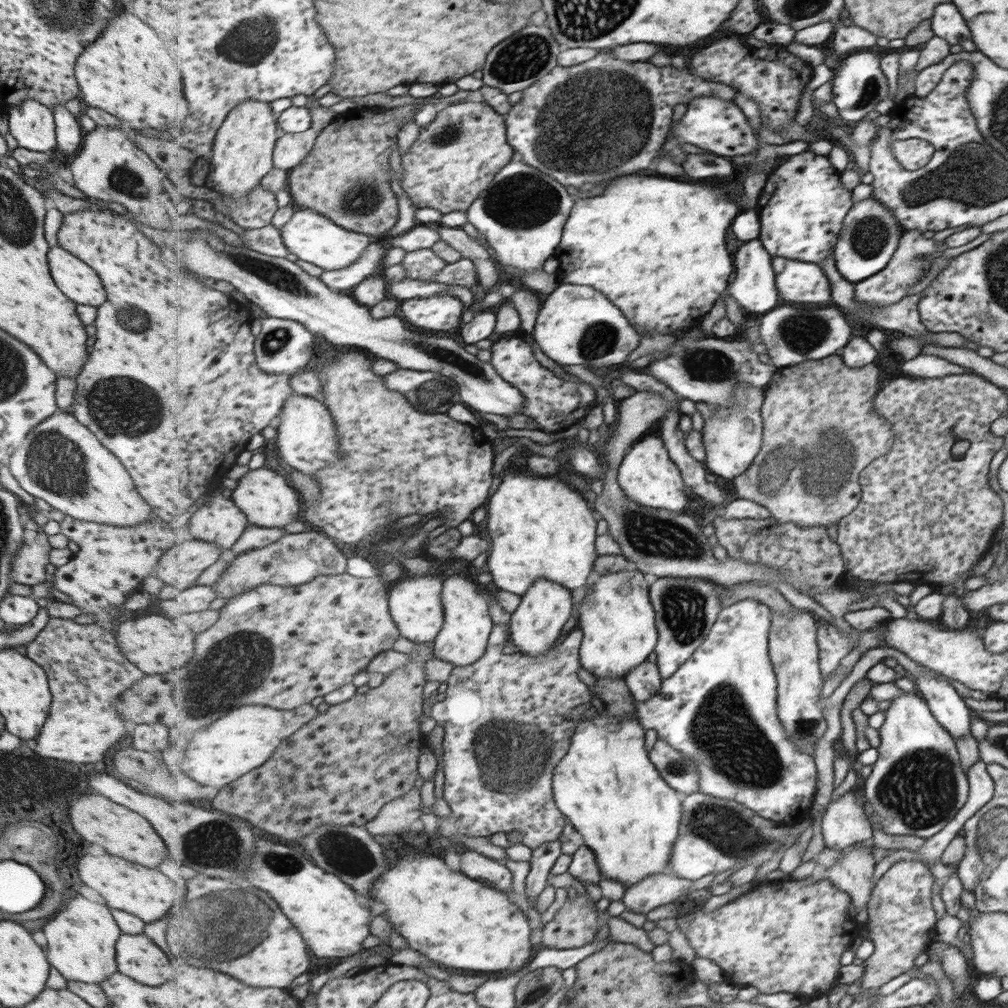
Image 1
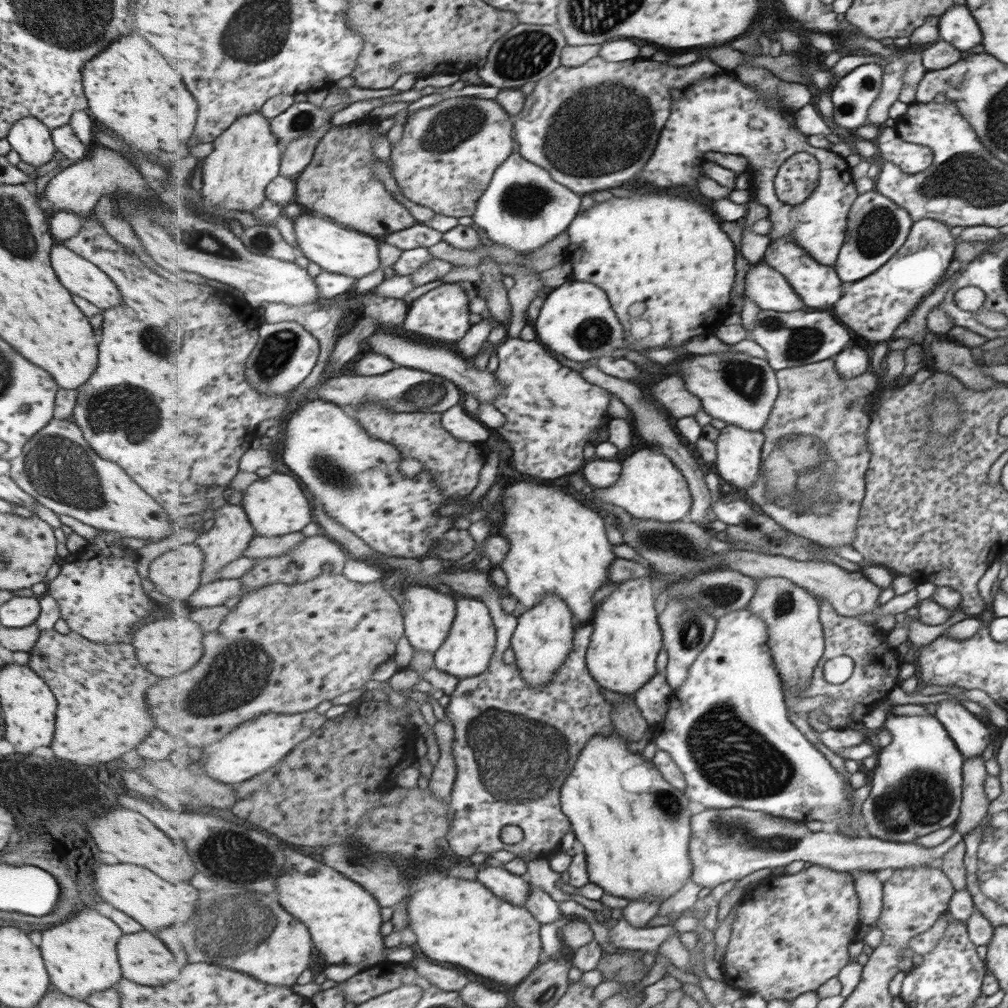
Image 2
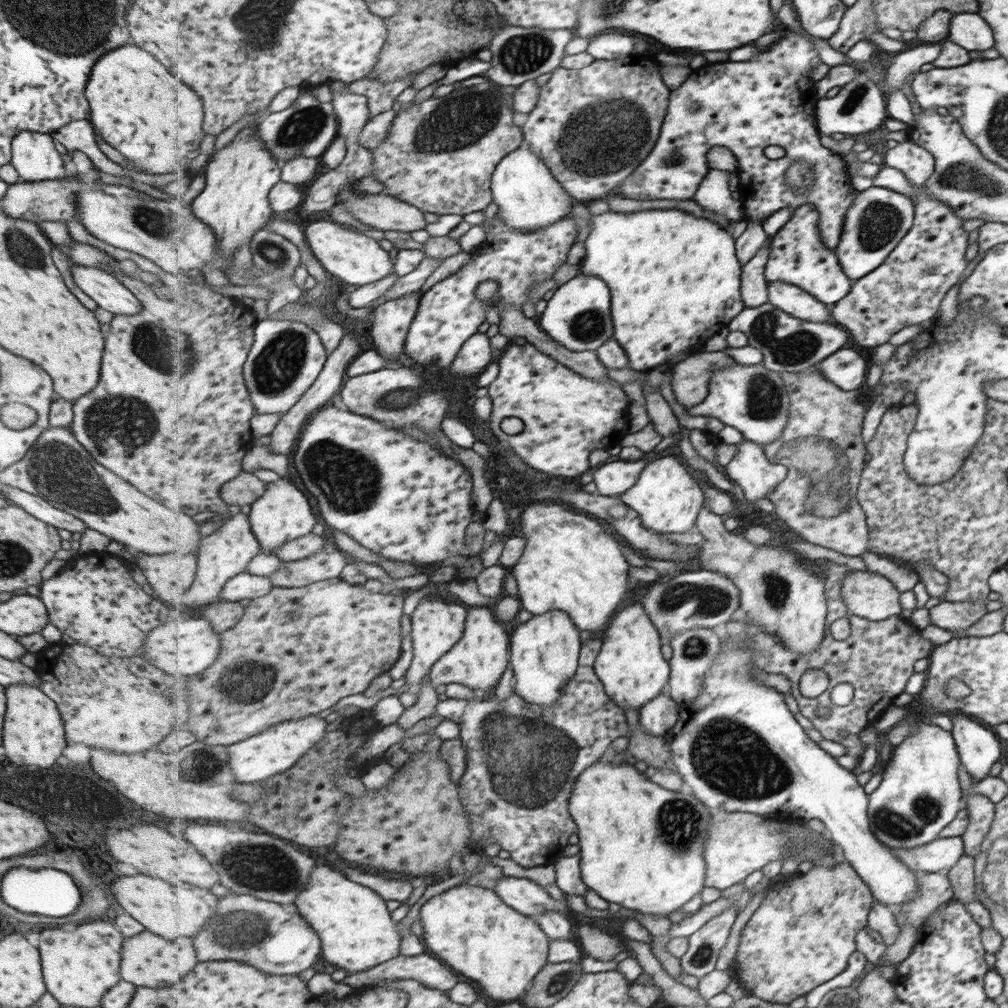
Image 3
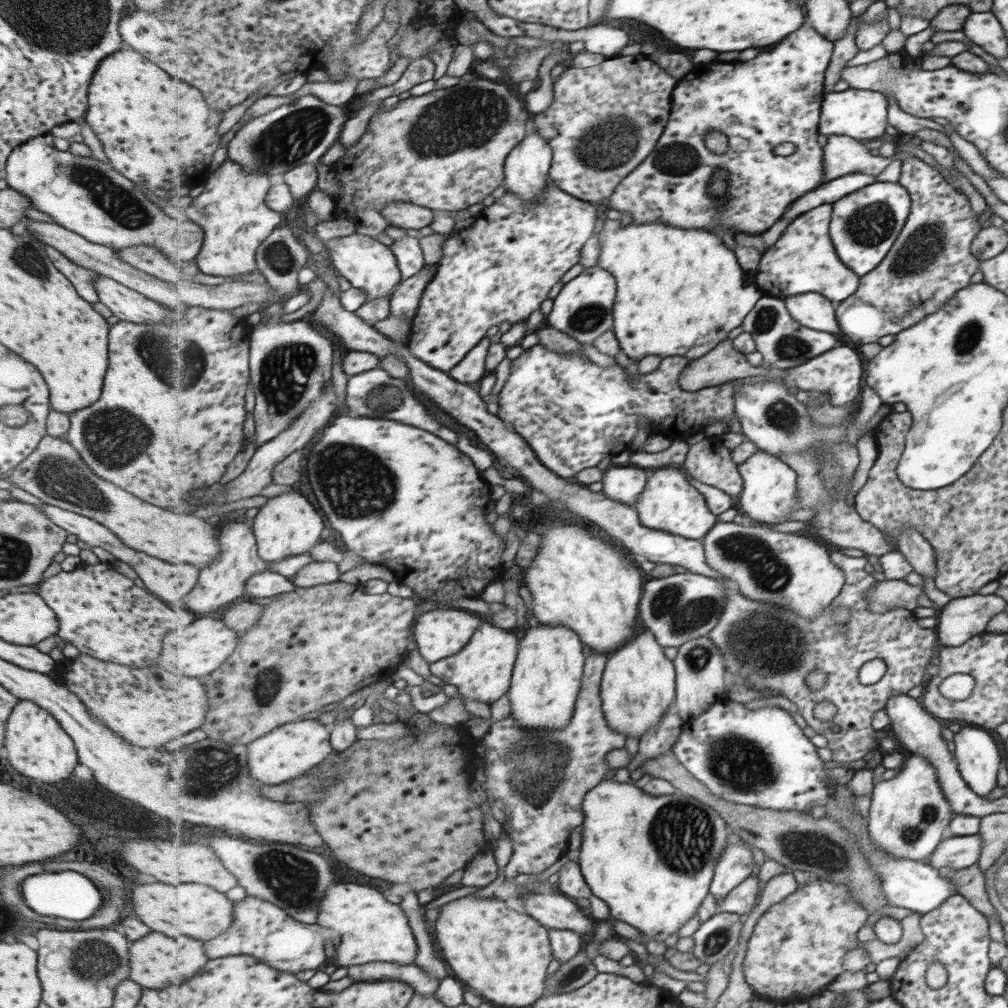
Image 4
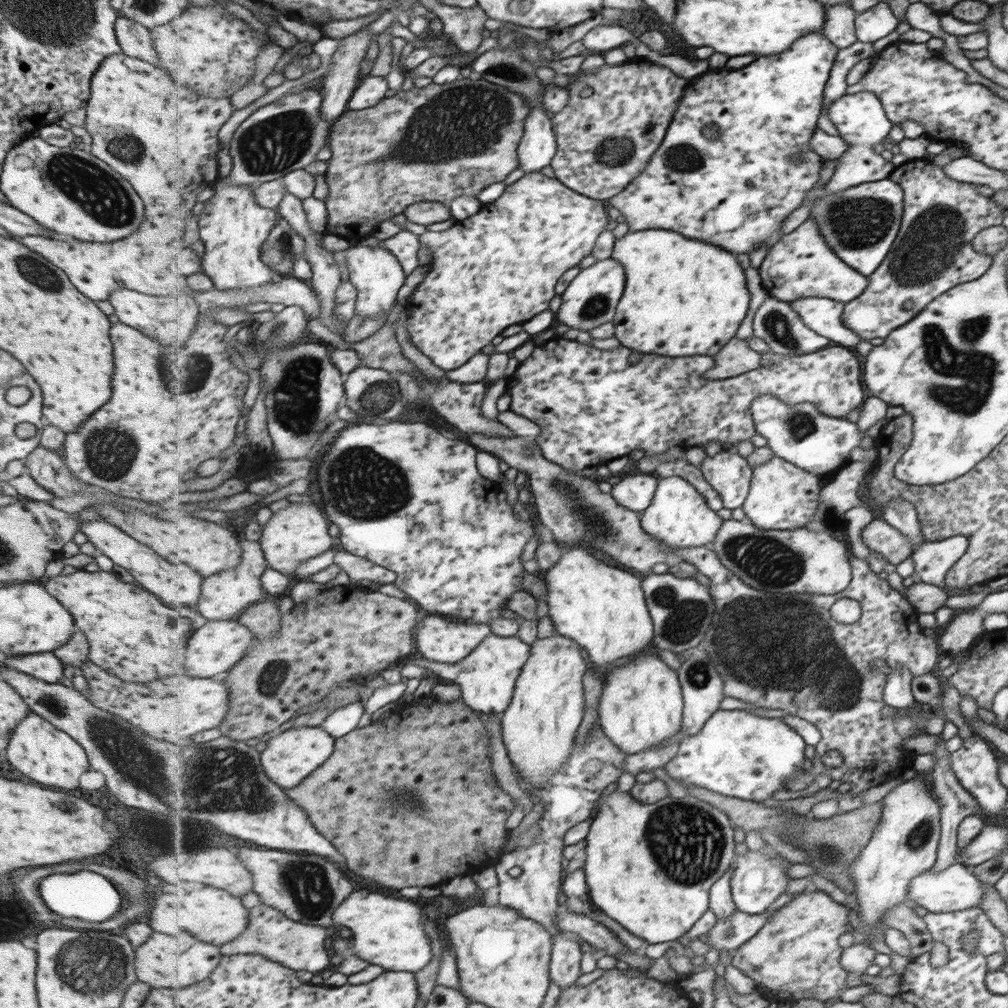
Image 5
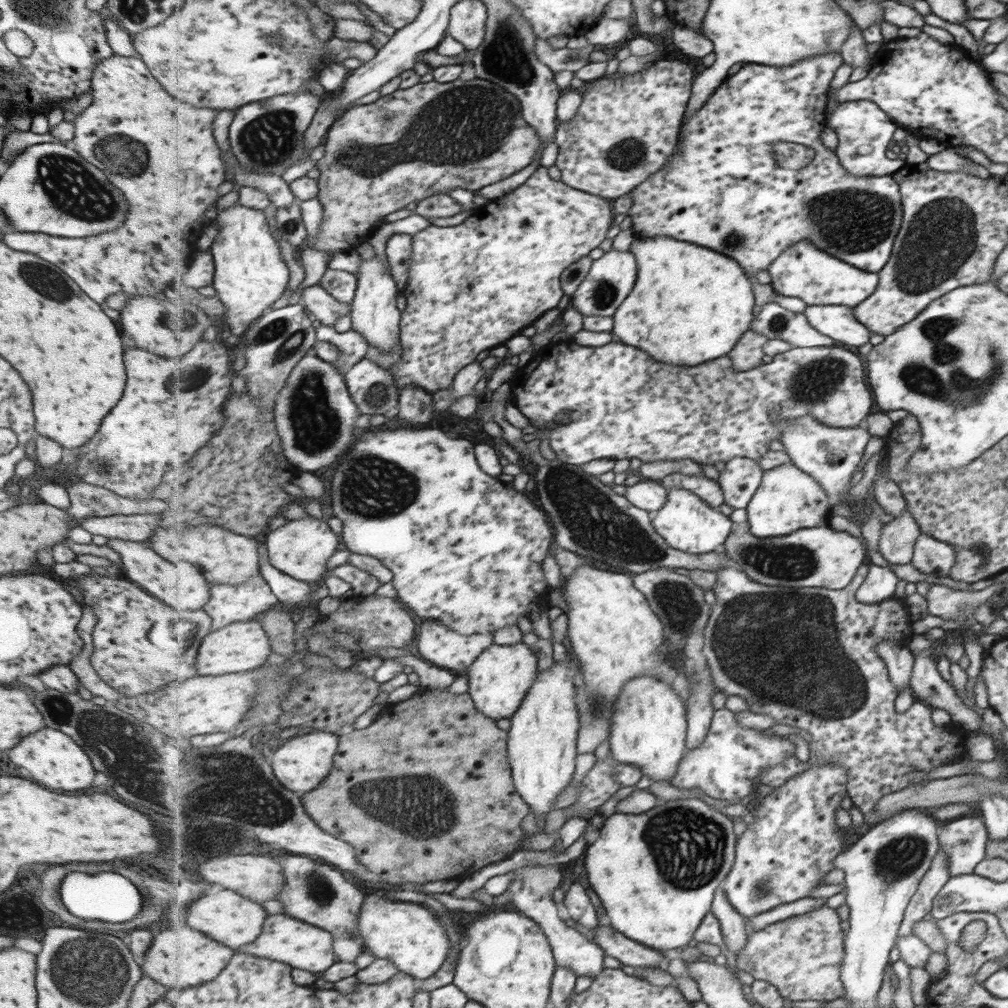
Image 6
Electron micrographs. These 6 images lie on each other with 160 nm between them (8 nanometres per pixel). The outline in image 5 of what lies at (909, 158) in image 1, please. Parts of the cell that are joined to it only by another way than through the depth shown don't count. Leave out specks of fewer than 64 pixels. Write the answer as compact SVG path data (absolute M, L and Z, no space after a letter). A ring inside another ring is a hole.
M912 159L893 168L887 176L897 180L901 188L905 188L905 220L901 220L897 244L893 244L893 252L889 252L889 260L881 264L881 272L873 271L873 276L868 276L868 286L863 294L844 303L841 311L841 322L852 330L859 341L869 341L873 338L885 339L896 328L904 326L908 320L932 302L936 296L943 295L961 283L979 279L992 264L992 257L987 254L977 254L972 247L971 239L984 228L1001 224L1001 215L1005 209L996 205L990 197L975 194L971 183L955 182L947 176L942 168L927 164L921 159ZM905 300L911 300L913 305L909 309L903 307Z

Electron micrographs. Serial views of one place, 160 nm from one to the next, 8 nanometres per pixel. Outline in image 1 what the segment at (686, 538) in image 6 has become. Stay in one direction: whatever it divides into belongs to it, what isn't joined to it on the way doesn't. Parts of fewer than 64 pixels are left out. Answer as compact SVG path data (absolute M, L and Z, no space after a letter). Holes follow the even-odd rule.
M647 435L637 441L624 458L619 468L619 484L639 504L685 513L691 496L687 493L687 484L676 461L672 459L662 436Z

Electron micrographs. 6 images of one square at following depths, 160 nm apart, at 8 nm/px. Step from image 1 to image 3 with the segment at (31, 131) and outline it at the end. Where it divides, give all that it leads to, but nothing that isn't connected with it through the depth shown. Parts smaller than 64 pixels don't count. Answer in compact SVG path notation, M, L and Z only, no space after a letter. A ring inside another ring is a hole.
M17 132L10 142L9 163L17 171L19 182L62 179L74 173L62 164L59 155L50 134Z

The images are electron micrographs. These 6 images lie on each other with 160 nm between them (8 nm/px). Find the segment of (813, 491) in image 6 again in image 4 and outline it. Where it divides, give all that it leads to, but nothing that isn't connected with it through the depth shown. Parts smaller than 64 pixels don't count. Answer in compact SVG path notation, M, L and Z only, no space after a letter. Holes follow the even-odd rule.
M757 449L743 464L739 471L743 476L745 488L740 496L740 507L744 517L763 523L764 526L783 524L789 520L789 513L798 510L797 500L797 472L779 460L778 456Z

